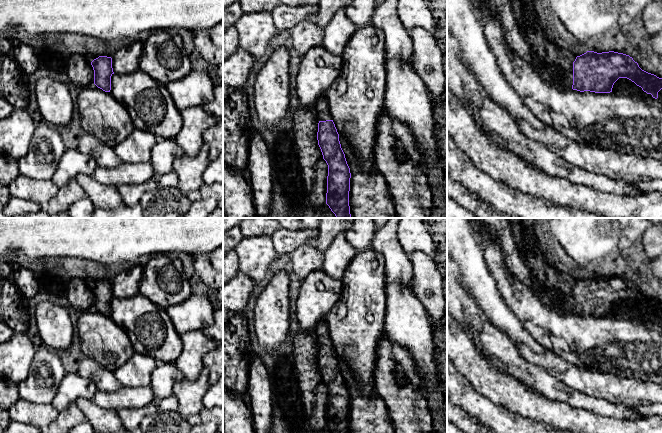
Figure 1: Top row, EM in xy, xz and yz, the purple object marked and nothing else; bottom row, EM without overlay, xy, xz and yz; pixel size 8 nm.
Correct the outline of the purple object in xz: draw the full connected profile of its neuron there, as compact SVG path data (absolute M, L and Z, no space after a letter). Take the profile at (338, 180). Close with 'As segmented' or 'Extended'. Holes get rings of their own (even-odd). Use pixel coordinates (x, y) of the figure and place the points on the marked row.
M321 96L317 100L314 111L319 120L318 145L328 165L326 204L337 218L351 218L350 168L341 148L339 134L332 120L326 96Z. Extended

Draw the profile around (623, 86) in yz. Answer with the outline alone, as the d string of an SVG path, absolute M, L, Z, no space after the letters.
M619 78L613 85L612 92L621 95L638 96L645 101L657 102L662 106L662 89L658 92L658 98L655 99L651 94L647 94L641 87L627 78Z

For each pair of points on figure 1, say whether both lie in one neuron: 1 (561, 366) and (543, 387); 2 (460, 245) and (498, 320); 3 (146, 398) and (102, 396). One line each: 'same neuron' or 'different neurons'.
1: different neurons
2: same neuron
3: same neuron

